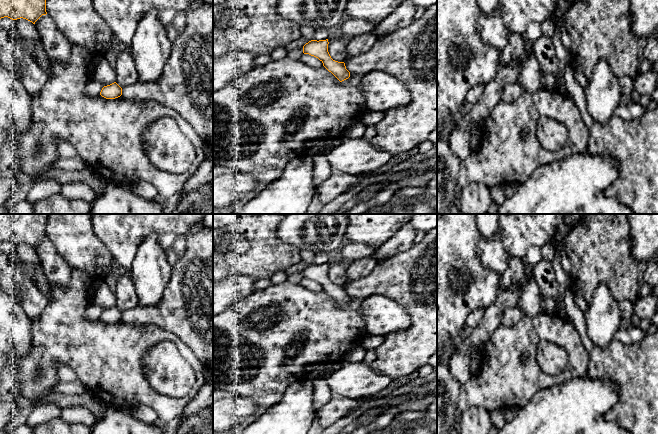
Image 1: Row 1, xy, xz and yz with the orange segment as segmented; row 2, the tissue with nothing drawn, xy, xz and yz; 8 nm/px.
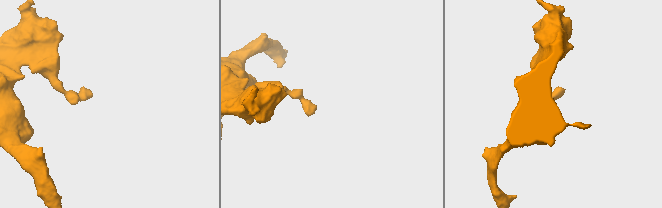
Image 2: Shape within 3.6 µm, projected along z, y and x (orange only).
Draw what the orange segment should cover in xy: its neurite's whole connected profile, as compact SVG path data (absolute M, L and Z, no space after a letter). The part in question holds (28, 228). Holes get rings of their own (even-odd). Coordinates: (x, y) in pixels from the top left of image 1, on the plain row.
M0 214L0 243L26 243L33 248L46 239L49 214Z

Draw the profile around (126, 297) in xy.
M130 273L116 277L113 281L116 307L123 313L138 306L138 297Z

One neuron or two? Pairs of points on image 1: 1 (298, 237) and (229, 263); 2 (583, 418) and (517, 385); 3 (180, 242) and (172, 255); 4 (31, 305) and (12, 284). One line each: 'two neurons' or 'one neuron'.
1: two neurons
2: two neurons
3: one neuron
4: one neuron

